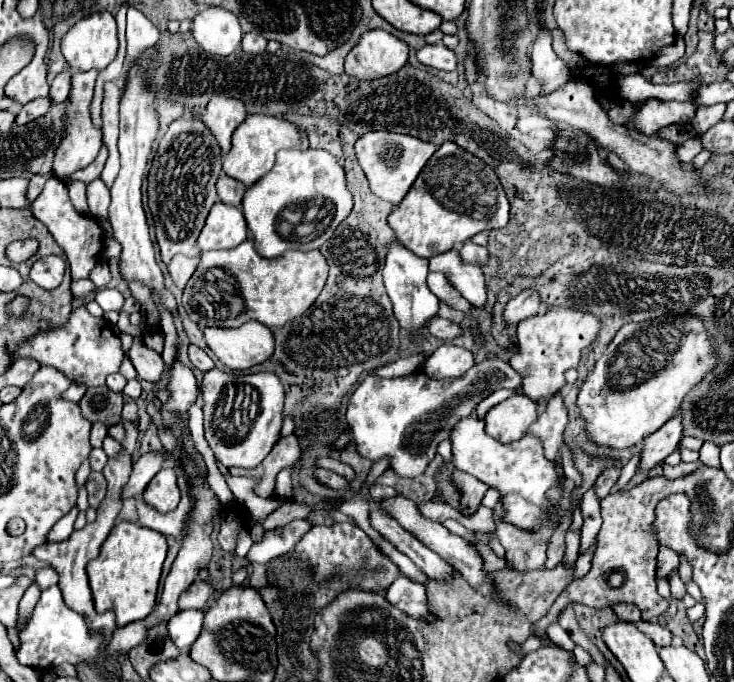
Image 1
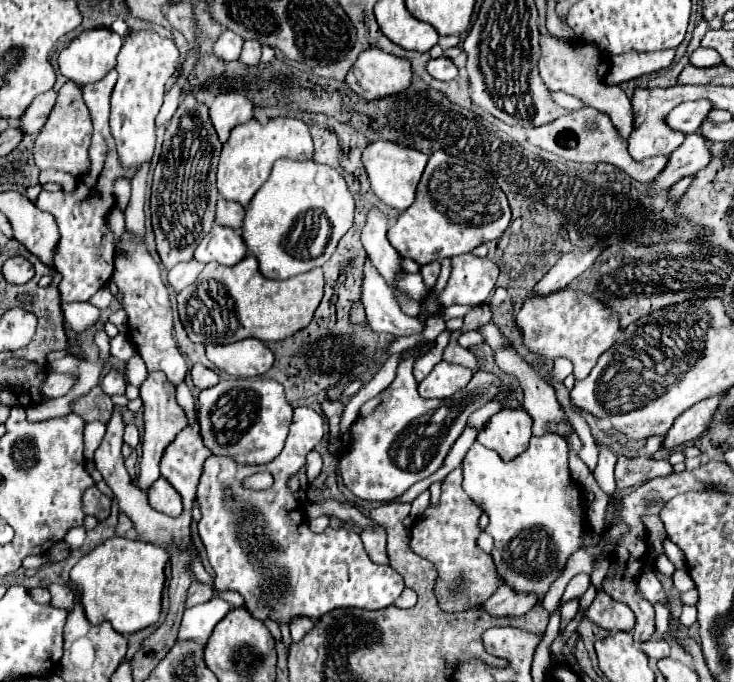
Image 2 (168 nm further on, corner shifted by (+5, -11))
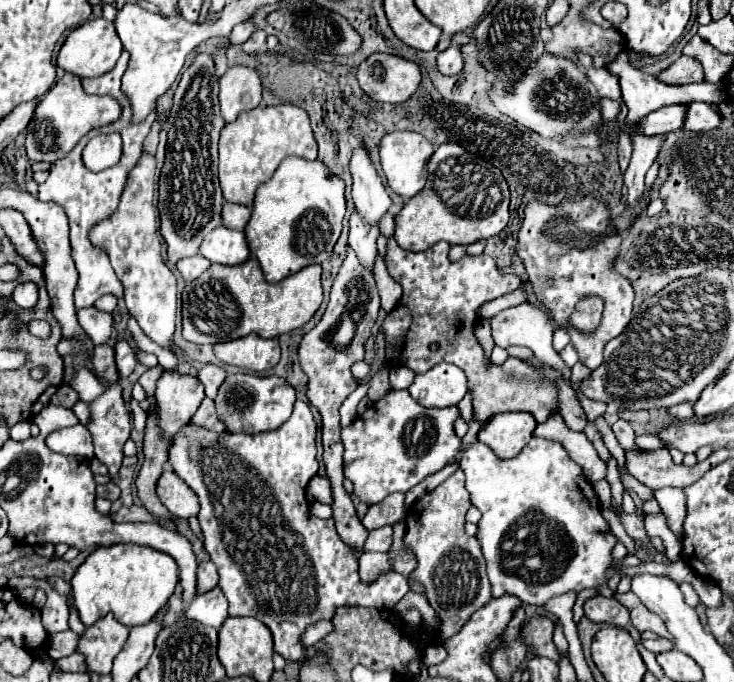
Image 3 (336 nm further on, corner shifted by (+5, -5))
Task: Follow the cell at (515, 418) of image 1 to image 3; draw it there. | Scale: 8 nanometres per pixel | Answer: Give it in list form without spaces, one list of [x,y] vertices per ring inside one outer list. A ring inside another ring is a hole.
[[[500,413],[480,429],[478,439],[486,443],[500,459],[516,457],[532,439],[536,421],[530,413]]]

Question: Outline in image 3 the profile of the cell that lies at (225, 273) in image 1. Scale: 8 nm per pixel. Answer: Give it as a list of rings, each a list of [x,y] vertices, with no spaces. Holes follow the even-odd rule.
[[[250,257],[246,263],[236,265],[236,267],[212,263],[198,279],[194,279],[182,291],[182,327],[184,327],[182,335],[186,341],[192,341],[192,343],[212,343],[214,345],[214,343],[224,343],[224,341],[246,337],[248,333],[258,333],[264,339],[272,339],[282,333],[294,331],[306,325],[322,303],[320,275],[322,275],[320,265],[308,265],[306,269],[300,269],[298,273],[286,277],[286,281],[270,285],[266,283],[258,267],[258,261],[254,257]]]

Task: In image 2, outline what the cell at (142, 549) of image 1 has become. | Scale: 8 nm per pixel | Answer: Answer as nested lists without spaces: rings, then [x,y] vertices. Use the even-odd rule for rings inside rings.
[[[114,537],[84,555],[70,571],[70,583],[78,589],[78,603],[92,625],[110,621],[118,633],[130,635],[154,625],[162,611],[164,567],[168,551],[144,541]]]

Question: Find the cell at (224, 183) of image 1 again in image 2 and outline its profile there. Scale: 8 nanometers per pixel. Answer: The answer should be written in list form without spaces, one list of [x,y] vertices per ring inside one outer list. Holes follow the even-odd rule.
[[[218,199],[218,211],[216,211],[216,223],[224,225],[224,227],[232,227],[232,229],[240,229],[242,221],[244,221],[244,213],[246,209],[234,201],[226,201],[226,199]]]

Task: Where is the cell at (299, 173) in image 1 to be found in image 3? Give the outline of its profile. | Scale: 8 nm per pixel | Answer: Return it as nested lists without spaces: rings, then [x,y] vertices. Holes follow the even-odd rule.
[[[282,159],[270,181],[258,187],[252,217],[244,229],[250,251],[254,251],[260,261],[264,279],[278,283],[306,265],[326,261],[342,233],[344,215],[344,181],[338,175],[318,159]]]

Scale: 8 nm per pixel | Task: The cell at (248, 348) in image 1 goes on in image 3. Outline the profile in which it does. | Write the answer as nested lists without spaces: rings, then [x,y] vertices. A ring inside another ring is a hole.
[[[250,333],[234,341],[216,343],[214,353],[222,363],[254,373],[272,369],[280,359],[278,339],[262,339],[256,333]]]

